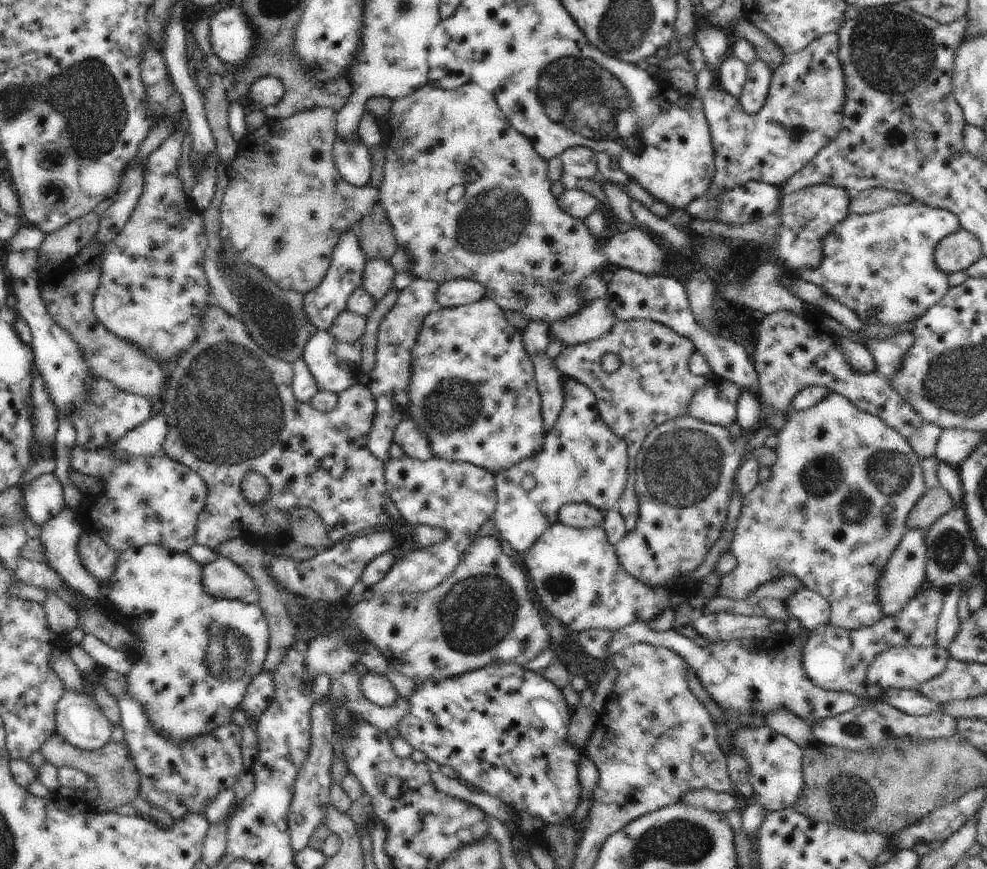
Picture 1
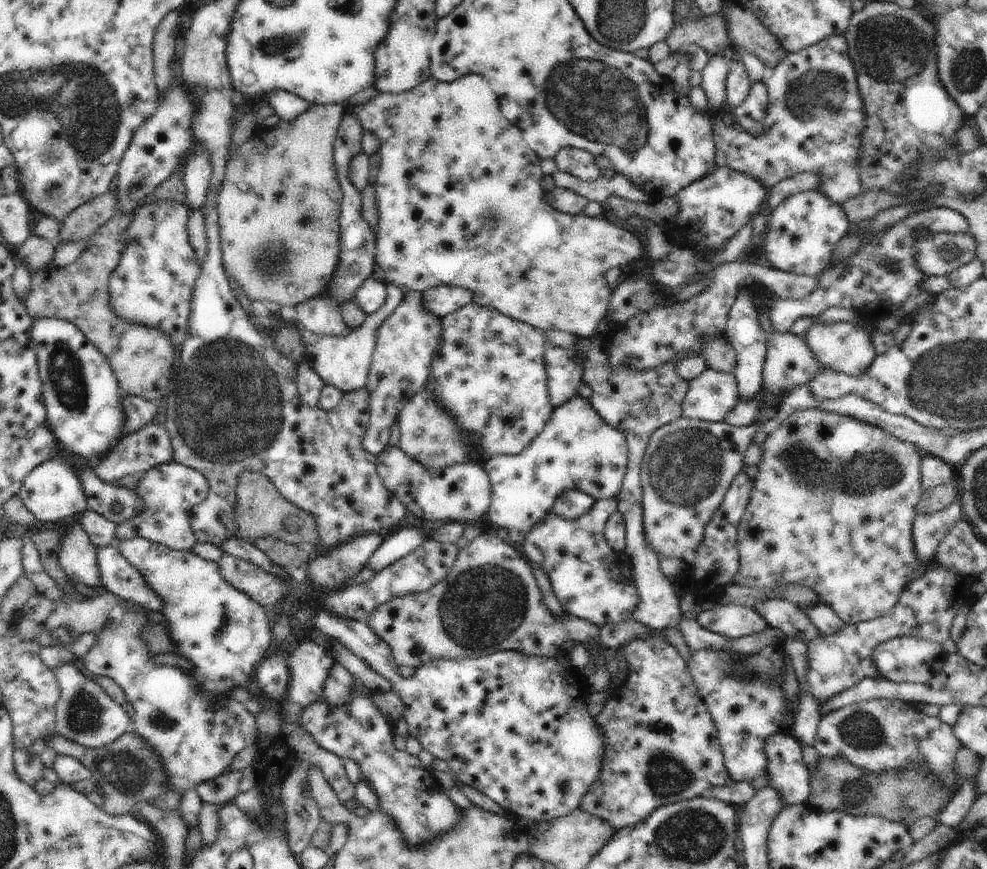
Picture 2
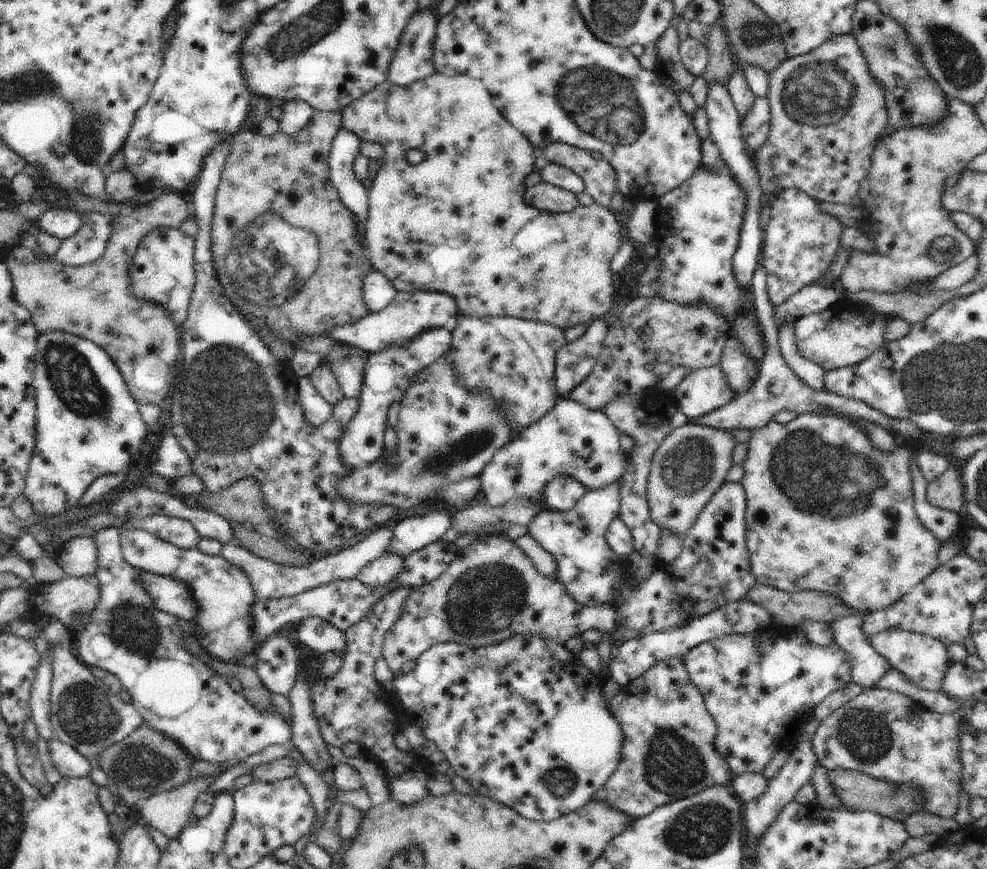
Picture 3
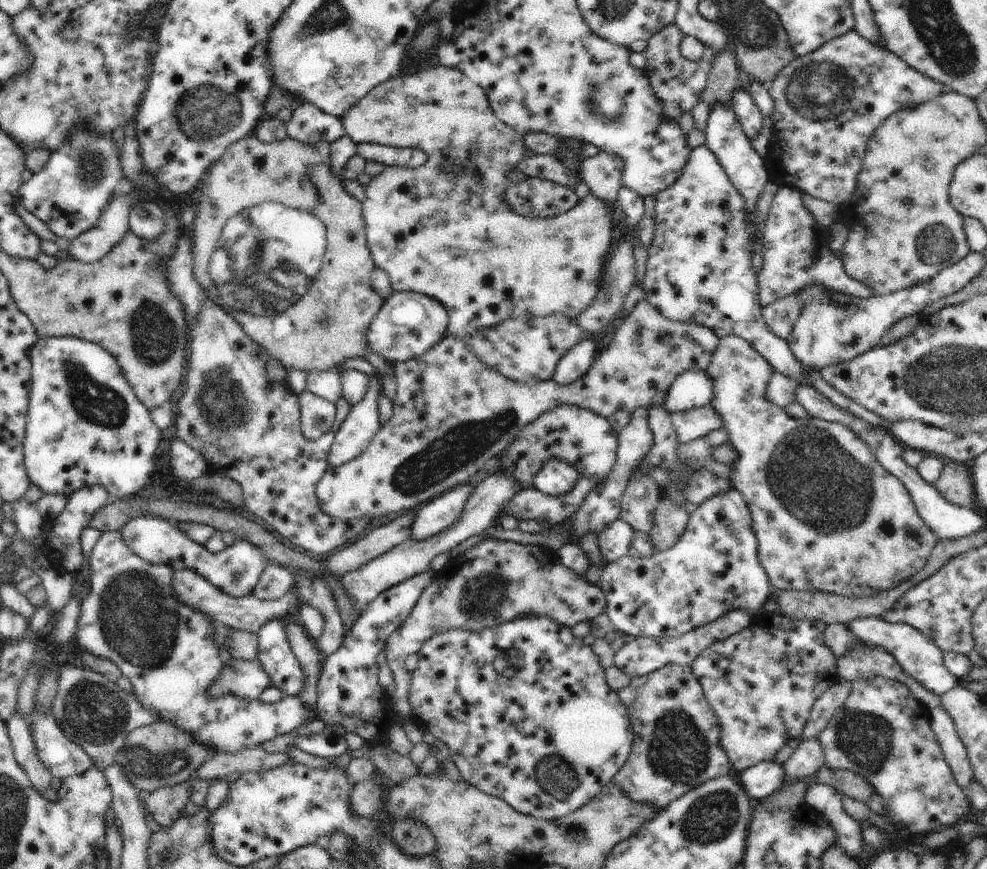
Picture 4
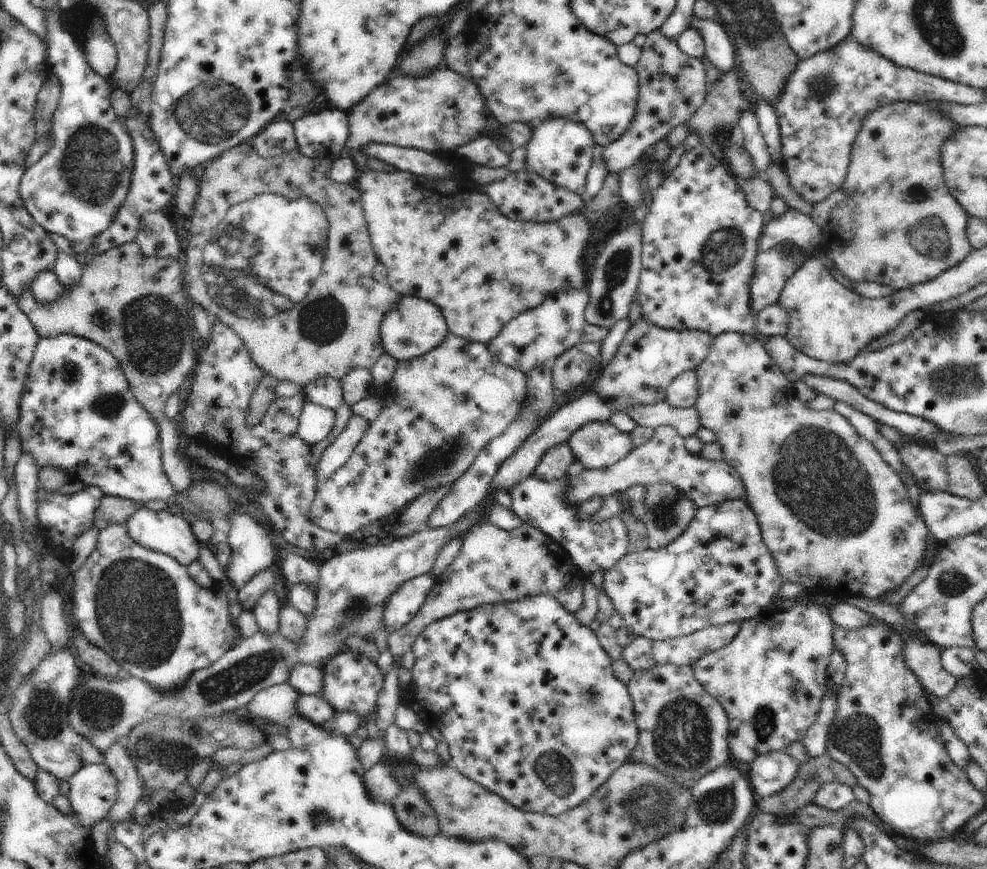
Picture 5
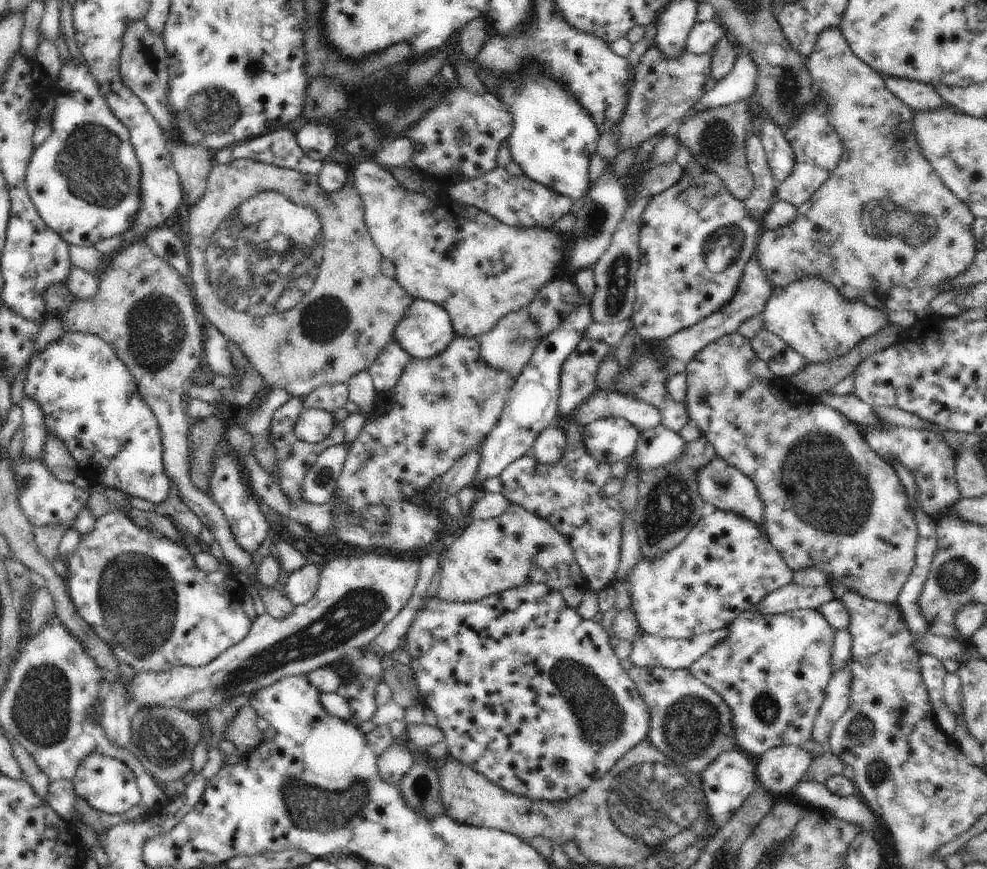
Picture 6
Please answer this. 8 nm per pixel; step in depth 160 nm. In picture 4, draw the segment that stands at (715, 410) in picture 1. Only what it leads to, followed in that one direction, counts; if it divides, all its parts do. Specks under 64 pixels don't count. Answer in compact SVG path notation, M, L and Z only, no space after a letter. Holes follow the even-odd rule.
M690 368L669 386L663 407L669 413L686 412L711 404L714 383L706 371Z

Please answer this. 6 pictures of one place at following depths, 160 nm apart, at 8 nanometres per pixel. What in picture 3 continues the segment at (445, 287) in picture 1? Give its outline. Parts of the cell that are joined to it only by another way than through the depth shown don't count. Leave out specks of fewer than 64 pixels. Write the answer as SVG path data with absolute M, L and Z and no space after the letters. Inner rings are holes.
M416 291L399 292L381 311L368 313L362 320L351 325L338 325L330 330L329 337L341 344L356 347L364 353L375 353L390 345L407 345L422 331L443 327L450 316L456 315L456 299L447 292Z

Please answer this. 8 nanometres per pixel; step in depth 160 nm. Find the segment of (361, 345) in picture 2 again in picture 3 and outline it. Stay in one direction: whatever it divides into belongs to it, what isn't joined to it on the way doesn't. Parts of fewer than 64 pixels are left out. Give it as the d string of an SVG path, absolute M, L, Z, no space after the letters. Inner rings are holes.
M340 344L339 346L334 347L331 352L325 356L324 362L321 365L324 364L330 364L332 372L334 373L334 376L336 377L336 380L338 381L339 387L342 389L342 392L345 394L346 397L358 397L362 390L362 383L364 378L364 367L367 361L367 354L364 353L362 350L352 347L352 346L344 346L345 344Z

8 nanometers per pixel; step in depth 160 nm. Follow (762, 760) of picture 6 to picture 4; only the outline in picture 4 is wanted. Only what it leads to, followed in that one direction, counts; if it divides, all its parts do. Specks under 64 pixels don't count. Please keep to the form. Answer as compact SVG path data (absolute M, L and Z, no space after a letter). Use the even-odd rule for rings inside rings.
M762 761L736 777L749 798L762 801L782 788L785 774L782 765Z

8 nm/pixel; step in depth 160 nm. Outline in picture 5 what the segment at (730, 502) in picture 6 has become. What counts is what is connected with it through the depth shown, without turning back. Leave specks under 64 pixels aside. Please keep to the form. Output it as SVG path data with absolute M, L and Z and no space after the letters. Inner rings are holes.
M660 425L649 441L633 448L622 460L605 469L584 469L569 478L565 492L565 502L578 508L595 496L610 496L624 492L634 485L669 484L684 493L697 508L718 504L729 500L747 502L746 491L741 476L726 461L713 461L686 450L685 438L672 425Z

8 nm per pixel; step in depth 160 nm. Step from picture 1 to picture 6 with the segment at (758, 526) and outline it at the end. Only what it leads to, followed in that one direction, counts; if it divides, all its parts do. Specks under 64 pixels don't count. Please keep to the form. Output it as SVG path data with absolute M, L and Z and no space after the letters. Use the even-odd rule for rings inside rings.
M738 331L721 336L718 340L707 344L687 364L685 371L688 385L685 404L689 418L697 424L702 434L712 443L718 457L723 458L730 466L738 468L754 481L764 505L762 531L793 572L803 568L817 568L831 577L831 583L844 585L871 601L896 605L898 595L915 565L917 520L915 510L909 504L909 496L897 472L892 464L884 461L870 448L866 442L863 428L859 427L857 423L850 422L835 408L825 405L818 396L800 392L788 380L778 378L773 367L754 352L751 340L740 335Z

